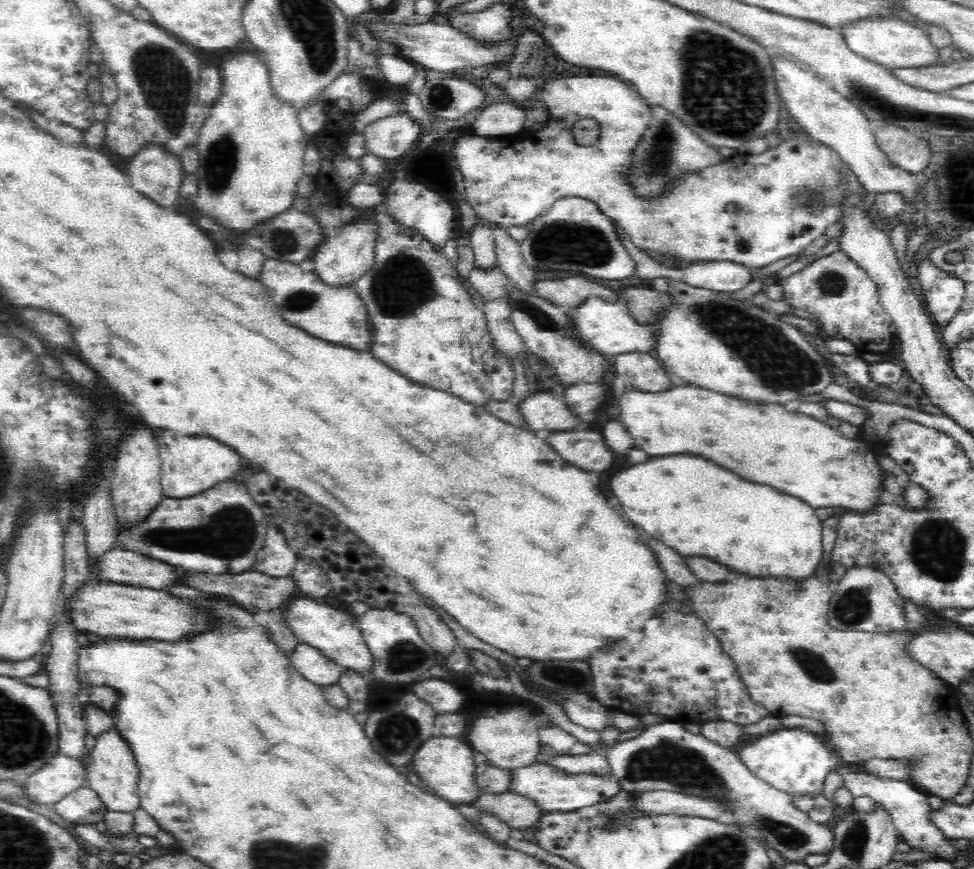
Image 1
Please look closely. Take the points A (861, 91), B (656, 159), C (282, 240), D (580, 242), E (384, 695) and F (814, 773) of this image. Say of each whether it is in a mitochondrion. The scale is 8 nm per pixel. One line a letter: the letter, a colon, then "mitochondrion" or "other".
A: mitochondrion
B: mitochondrion
C: mitochondrion
D: mitochondrion
E: mitochondrion
F: other

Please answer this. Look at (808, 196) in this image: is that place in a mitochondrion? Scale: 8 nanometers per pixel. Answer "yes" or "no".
yes

